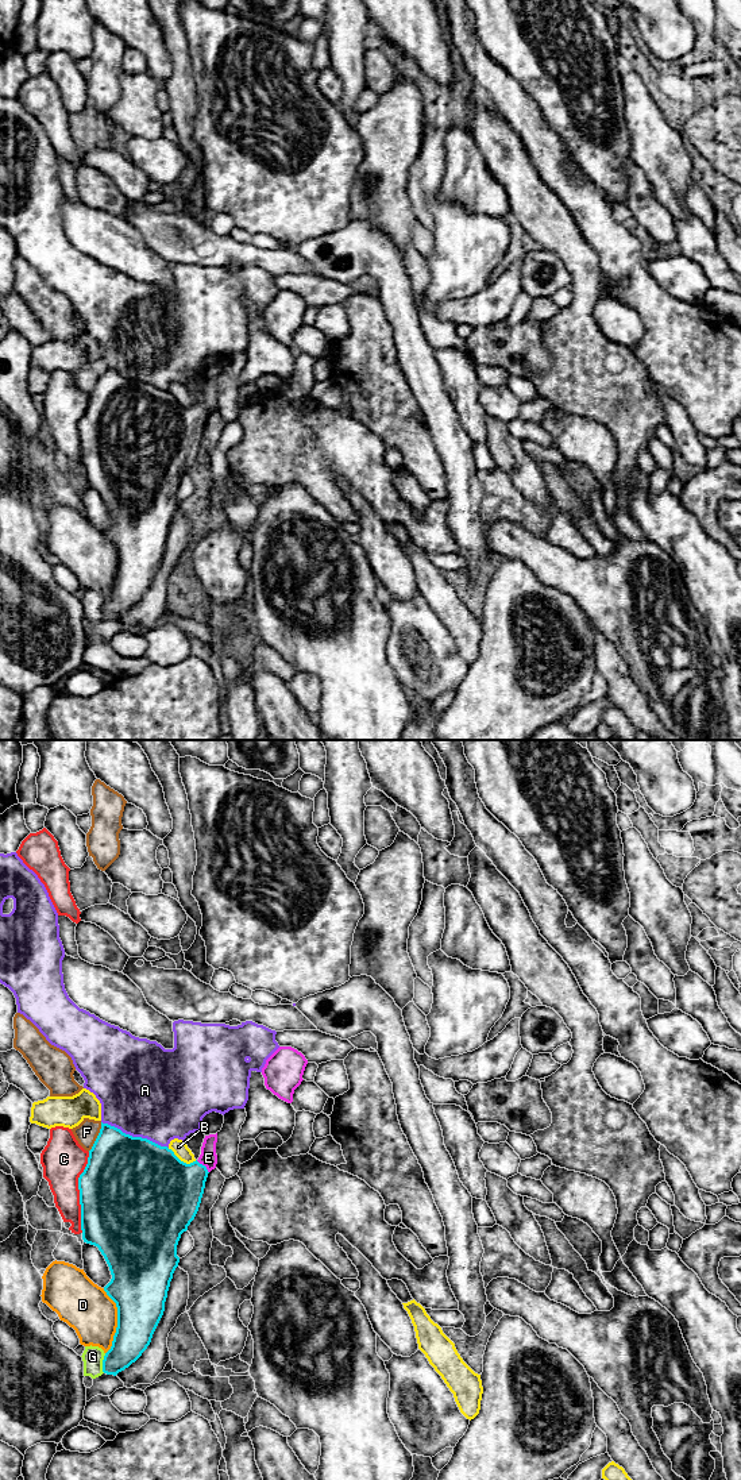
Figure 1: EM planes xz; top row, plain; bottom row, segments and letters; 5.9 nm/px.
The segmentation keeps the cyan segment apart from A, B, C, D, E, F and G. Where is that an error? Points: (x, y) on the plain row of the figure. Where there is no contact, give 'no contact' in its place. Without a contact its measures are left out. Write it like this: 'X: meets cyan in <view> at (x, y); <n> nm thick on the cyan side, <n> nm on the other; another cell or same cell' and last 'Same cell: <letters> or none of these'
A: meets cyan in xz at (135, 381); 500 nm thick on the cyan side, 480 nm on the other; another cell
B: meets cyan in xz at (182, 405); 500 nm thick on the cyan side, 90 nm on the other; another cell
C: meets cyan in xz at (80, 436); 500 nm thick on the cyan side, 260 nm on the other; another cell
D: meets cyan in xz at (118, 565); 340 nm thick on the cyan side, 300 nm on the other; another cell
E: meets cyan in xz at (204, 409); 380 nm thick on the cyan side, 110 nm on the other; same cell
F: meets cyan in xz at (97, 381); 420 nm thick on the cyan side, 140 nm on the other; another cell
G: meets cyan in xz at (103, 606); 220 nm thick on the cyan side, 120 nm on the other; another cell
Same cell: E

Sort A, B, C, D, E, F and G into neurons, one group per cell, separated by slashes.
A / B / C / D / E / F / G

